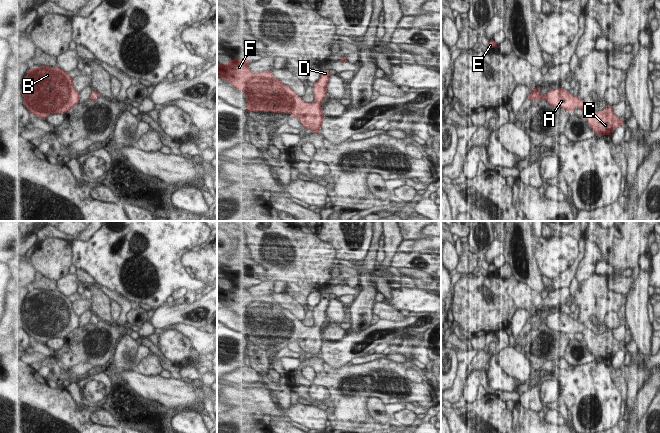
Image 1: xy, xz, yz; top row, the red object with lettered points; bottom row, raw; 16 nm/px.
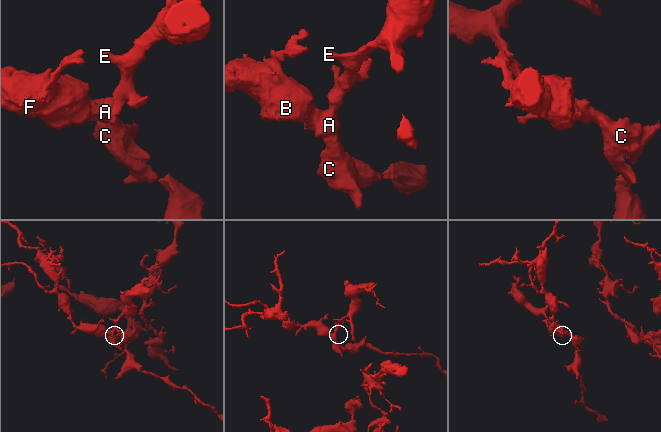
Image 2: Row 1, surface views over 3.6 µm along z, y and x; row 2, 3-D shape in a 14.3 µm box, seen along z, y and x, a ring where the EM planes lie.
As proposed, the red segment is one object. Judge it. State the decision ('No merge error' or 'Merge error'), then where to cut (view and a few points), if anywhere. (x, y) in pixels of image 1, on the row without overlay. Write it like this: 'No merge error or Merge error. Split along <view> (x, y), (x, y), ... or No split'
No merge error. No split.

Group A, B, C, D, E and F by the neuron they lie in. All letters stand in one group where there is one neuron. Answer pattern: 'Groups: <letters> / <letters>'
Groups: A B C D E F.

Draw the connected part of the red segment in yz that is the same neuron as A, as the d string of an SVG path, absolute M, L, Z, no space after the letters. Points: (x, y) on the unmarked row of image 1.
M534 311L528 319L527 323L535 323L540 325L545 323L548 328L563 332L572 337L576 332L580 332L584 336L590 352L595 356L596 360L611 359L619 350L624 350L614 337L613 331L609 330L601 335L596 335L592 330L586 328L578 320L572 319L570 315L563 312L550 314L546 319L540 317L540 312Z

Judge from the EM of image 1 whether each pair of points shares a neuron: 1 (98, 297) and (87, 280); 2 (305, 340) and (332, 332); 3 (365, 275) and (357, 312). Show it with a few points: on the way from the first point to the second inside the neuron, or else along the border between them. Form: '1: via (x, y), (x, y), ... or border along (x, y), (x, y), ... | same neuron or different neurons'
1: border along (86, 286), (96, 285), (111, 299) | different neurons
2: border along (321, 335), (324, 340) | different neurons
3: via (366, 284), (366, 300), (364, 303) | same neuron

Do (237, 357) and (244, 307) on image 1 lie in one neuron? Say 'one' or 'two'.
two

